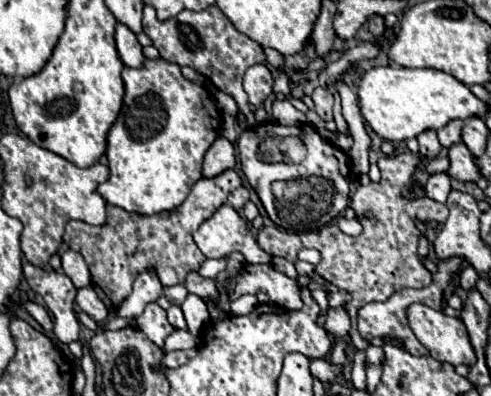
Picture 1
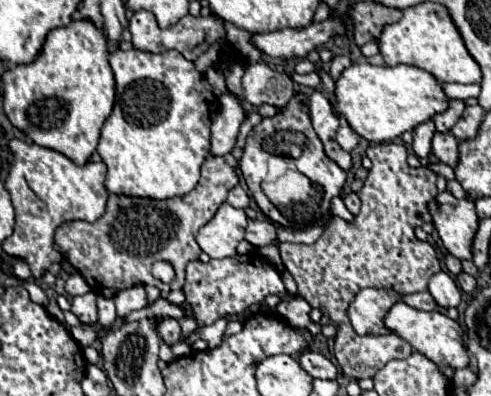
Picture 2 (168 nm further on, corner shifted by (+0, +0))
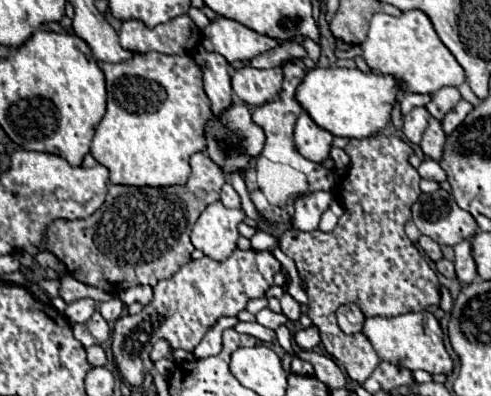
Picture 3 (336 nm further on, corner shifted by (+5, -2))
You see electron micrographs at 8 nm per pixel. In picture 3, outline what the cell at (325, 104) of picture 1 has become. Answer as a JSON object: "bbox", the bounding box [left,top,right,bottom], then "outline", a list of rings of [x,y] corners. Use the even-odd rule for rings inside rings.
{"bbox":[293,113,333,163],"outline":[[[301,113],[299,115],[299,119],[295,123],[293,139],[295,139],[297,151],[305,159],[315,161],[315,163],[321,163],[321,161],[325,161],[329,157],[333,135],[329,131],[319,129],[307,113]]]}

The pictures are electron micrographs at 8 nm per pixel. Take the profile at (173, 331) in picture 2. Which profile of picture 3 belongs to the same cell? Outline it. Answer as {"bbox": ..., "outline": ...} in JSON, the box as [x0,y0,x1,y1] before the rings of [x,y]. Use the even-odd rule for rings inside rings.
{"bbox":[149,339,171,363],"outline":[[[159,339],[155,345],[153,345],[153,351],[151,351],[151,355],[149,355],[149,359],[155,363],[155,361],[159,361],[159,359],[163,359],[163,357],[167,357],[169,355],[169,351],[171,351],[171,347],[169,347],[169,343],[165,341],[165,339]]]}

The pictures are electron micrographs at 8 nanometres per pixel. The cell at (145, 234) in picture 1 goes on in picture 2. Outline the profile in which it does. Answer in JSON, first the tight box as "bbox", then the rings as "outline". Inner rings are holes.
{"bbox":[56,155,238,297],"outline":[[[210,155],[202,165],[198,185],[188,195],[166,201],[110,195],[106,213],[96,223],[68,221],[60,225],[56,229],[56,245],[62,255],[80,271],[96,295],[114,297],[122,289],[128,289],[136,283],[162,287],[160,281],[150,273],[150,267],[156,261],[168,261],[176,269],[174,281],[164,285],[164,291],[182,289],[184,267],[190,261],[196,261],[202,253],[194,239],[196,231],[214,217],[216,209],[226,201],[228,191],[238,183],[238,175],[226,163],[226,159]]]}

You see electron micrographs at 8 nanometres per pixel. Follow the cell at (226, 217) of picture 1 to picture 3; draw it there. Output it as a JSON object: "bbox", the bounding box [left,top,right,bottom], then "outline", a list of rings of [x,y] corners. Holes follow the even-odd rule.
{"bbox":[191,201,245,261],"outline":[[[221,201],[211,203],[191,231],[191,243],[207,257],[225,261],[237,247],[237,225],[245,219],[241,209],[227,209]]]}

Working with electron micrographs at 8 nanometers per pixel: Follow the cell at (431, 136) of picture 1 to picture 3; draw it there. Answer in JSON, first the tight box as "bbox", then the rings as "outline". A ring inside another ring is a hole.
{"bbox":[403,107,429,143],"outline":[[[413,107],[405,117],[403,117],[403,133],[411,143],[419,143],[423,137],[423,131],[427,129],[429,121],[429,111],[425,107]]]}

